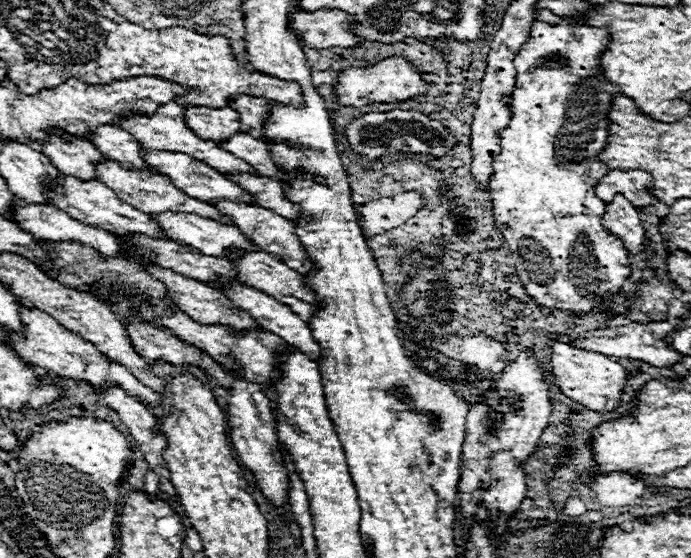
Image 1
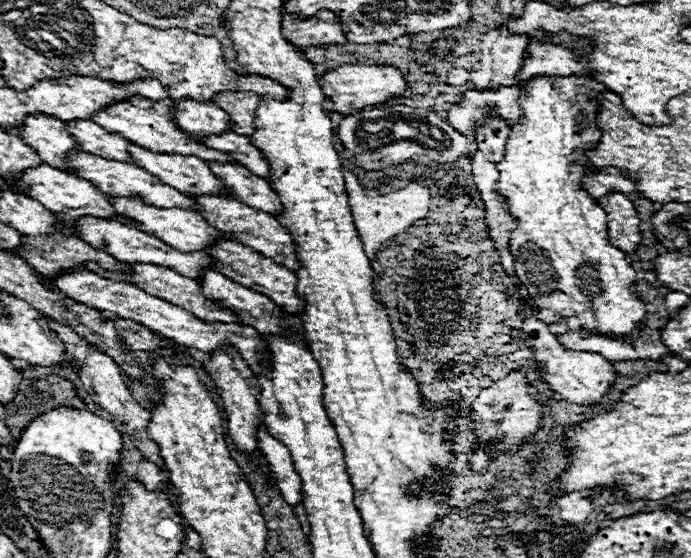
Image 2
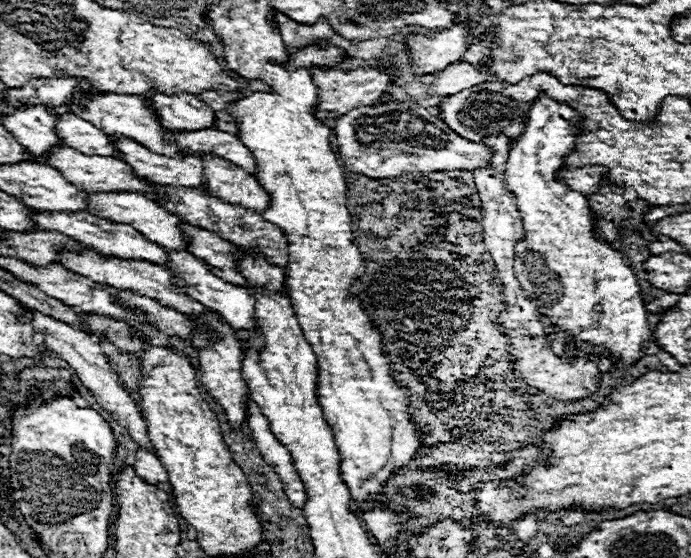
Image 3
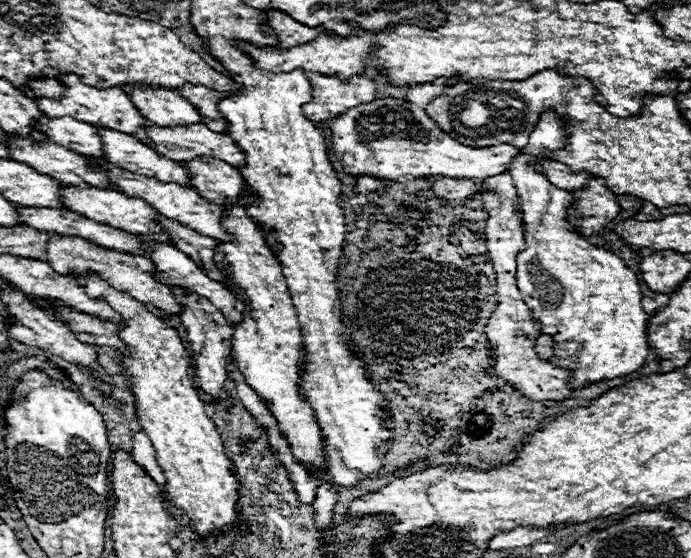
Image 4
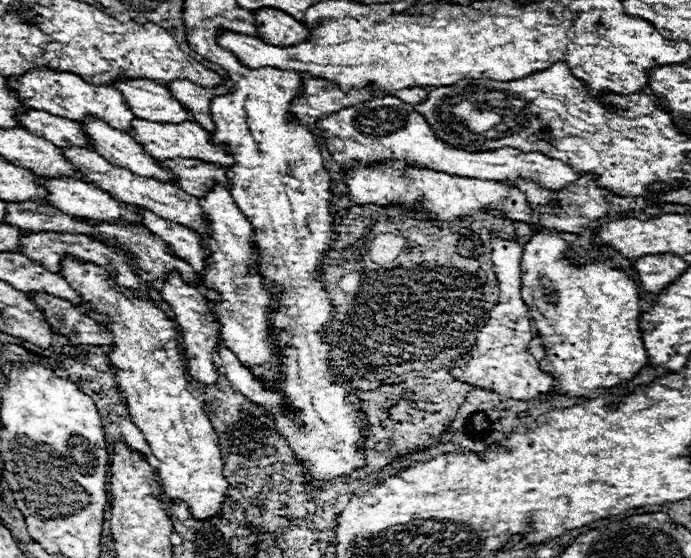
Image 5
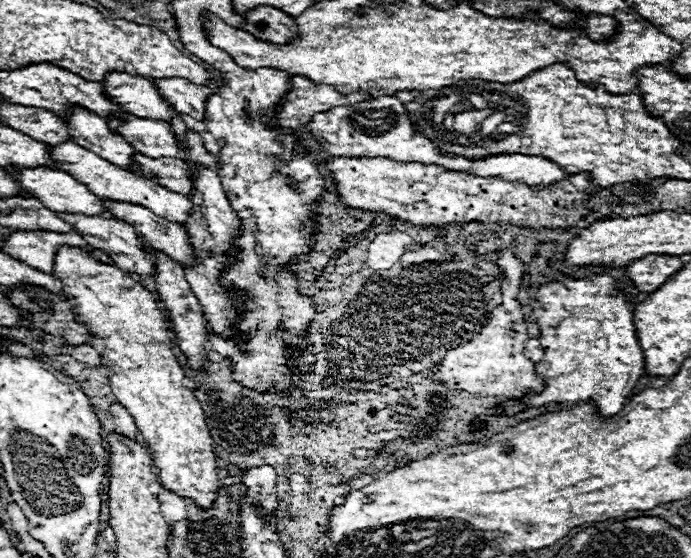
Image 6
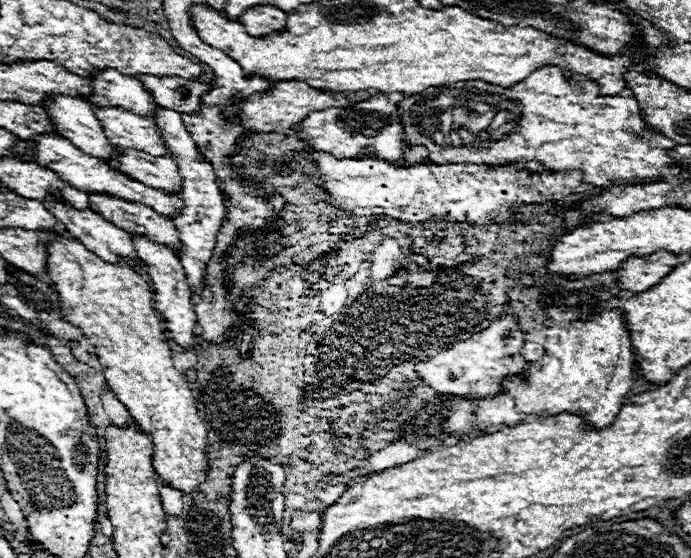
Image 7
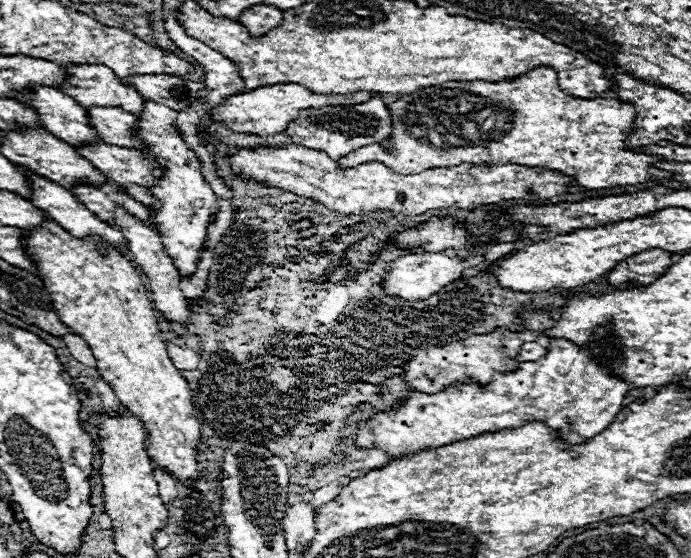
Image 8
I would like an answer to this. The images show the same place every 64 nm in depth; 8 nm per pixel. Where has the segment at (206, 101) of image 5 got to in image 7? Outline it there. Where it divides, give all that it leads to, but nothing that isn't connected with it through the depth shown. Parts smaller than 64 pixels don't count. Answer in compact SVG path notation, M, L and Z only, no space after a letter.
M136 76L154 96L156 104L180 114L200 114L200 100L210 90L208 84L178 76Z

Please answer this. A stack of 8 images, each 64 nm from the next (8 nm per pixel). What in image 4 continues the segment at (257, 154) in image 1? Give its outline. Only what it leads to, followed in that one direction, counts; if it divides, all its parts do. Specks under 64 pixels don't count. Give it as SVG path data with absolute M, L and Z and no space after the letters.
M192 124L192 126L176 126L176 128L162 128L162 126L148 126L148 136L154 140L154 148L160 156L170 160L192 160L192 156L216 156L218 160L224 160L232 166L242 168L246 164L244 150L226 134L212 132L204 124Z

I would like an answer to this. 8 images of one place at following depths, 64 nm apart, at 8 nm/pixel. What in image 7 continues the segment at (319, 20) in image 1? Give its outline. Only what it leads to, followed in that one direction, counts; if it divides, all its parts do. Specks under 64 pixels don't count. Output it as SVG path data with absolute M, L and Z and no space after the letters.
M272 6L248 8L238 20L252 36L270 36L272 32L284 32L286 28L286 12Z

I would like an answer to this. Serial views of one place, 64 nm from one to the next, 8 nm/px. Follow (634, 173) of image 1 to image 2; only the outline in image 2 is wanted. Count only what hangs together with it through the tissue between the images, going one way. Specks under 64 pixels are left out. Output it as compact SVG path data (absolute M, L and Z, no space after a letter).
M612 166L602 168L598 174L586 174L584 186L596 200L608 196L610 192L624 192L628 198L630 196L640 198L636 182L632 182L626 172L620 172L618 168L612 168Z

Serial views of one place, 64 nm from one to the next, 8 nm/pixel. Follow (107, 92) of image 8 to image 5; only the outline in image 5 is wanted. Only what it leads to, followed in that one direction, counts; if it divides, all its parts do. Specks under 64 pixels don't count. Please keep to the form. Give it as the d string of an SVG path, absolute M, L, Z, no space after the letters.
M118 78L112 86L124 94L124 100L132 112L136 116L144 116L144 120L172 120L172 124L192 120L192 114L182 108L182 104L162 84L152 80Z

